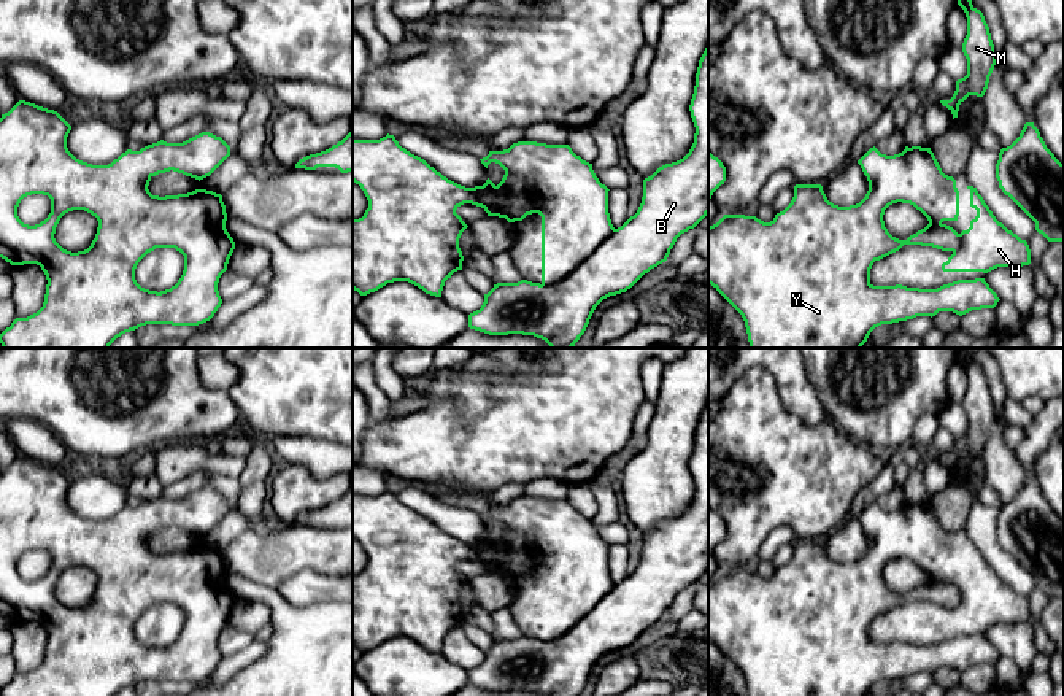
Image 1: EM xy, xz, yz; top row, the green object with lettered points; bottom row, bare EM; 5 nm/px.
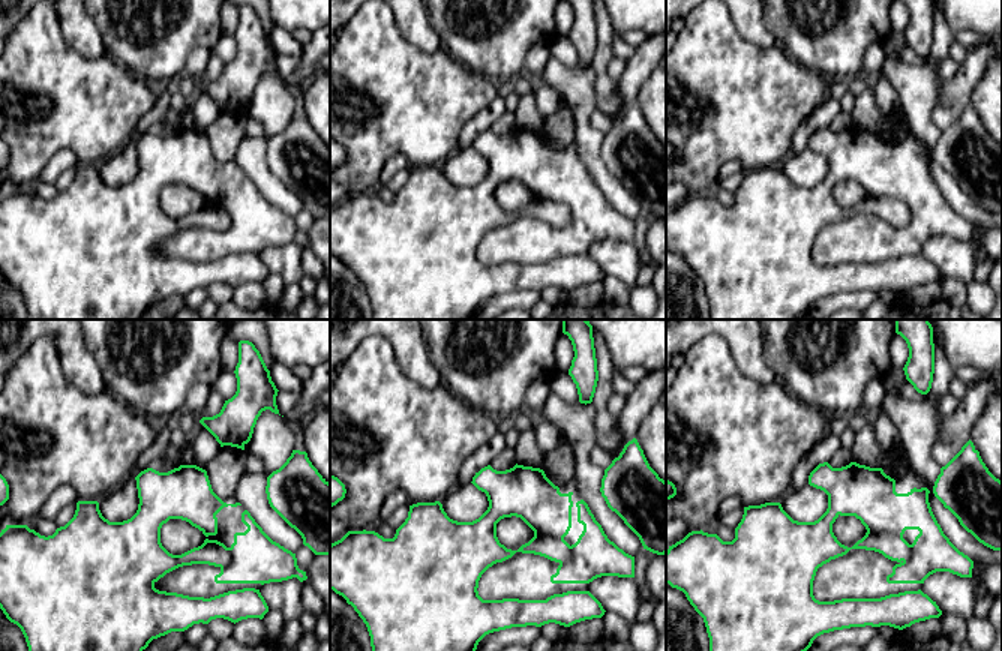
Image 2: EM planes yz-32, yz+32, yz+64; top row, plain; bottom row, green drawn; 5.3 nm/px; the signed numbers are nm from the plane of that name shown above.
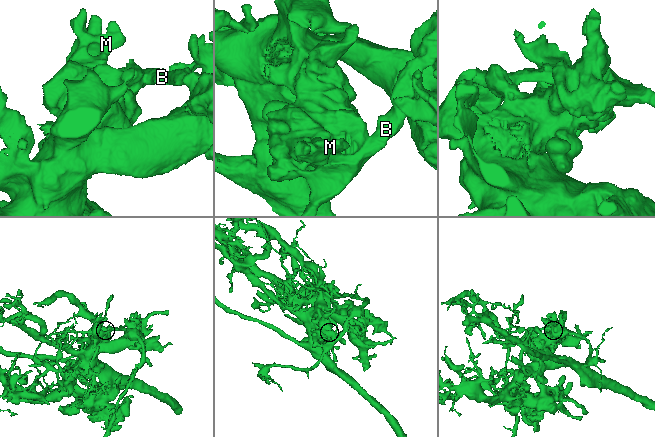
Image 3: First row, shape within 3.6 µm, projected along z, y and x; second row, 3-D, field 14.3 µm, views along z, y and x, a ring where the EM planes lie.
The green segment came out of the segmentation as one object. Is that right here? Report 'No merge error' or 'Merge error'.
Merge error

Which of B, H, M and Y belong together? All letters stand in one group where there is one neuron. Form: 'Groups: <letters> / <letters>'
Groups: B H / M Y

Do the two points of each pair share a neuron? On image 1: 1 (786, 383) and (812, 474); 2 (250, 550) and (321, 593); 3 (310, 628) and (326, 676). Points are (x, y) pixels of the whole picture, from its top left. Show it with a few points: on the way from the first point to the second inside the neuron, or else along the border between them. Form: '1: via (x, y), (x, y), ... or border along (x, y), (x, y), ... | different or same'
1: border along (775, 383), (782, 404), (805, 423), (826, 418) | different
2: border along (331, 576), (300, 569), (285, 579), (277, 588) | different
3: via (310, 639), (310, 647), (326, 665) | same

